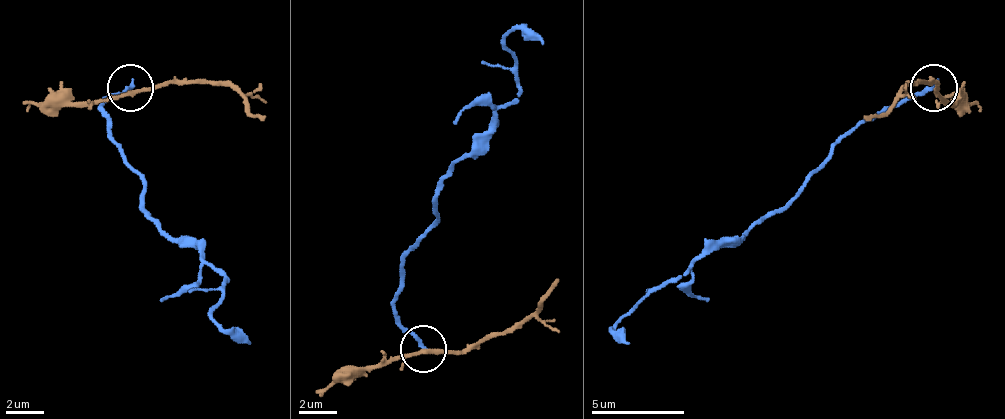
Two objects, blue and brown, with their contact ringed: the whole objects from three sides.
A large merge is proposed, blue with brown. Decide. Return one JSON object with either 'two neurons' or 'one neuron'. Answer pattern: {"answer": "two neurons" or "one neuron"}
{"answer": "two neurons"}

